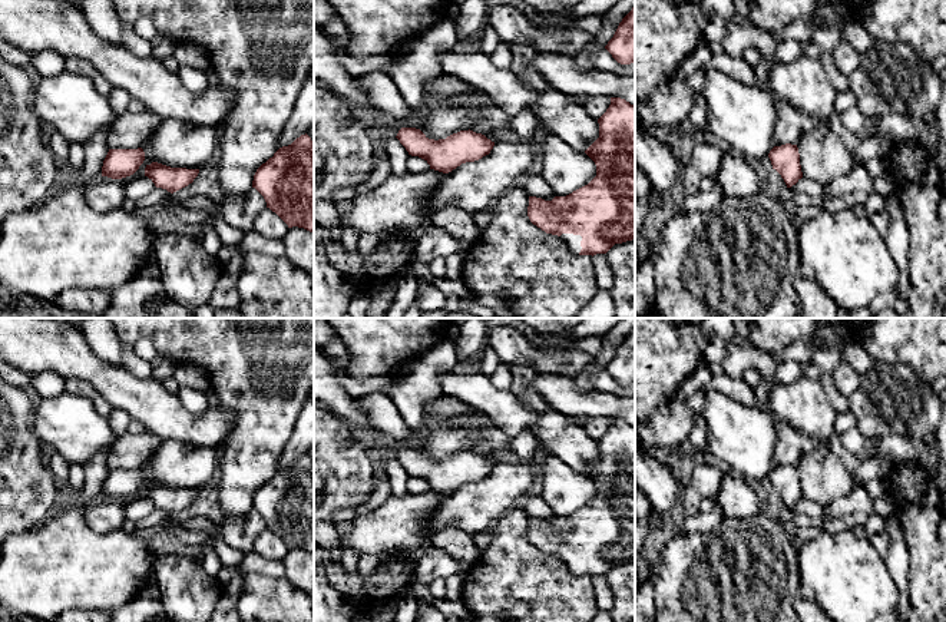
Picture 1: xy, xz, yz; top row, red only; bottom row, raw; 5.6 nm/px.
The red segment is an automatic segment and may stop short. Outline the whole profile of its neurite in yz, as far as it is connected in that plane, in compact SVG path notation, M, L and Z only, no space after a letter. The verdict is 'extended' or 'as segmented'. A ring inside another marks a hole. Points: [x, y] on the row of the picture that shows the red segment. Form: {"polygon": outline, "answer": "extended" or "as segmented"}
{"polygon": "M785 143L774 146L770 150L768 158L773 169L781 175L787 188L791 188L803 178L797 145Z", "answer": "as segmented"}

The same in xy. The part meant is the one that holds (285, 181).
{"polygon": "M305 133L291 145L280 148L262 163L252 181L288 228L314 232L314 142Z", "answer": "as segmented"}

